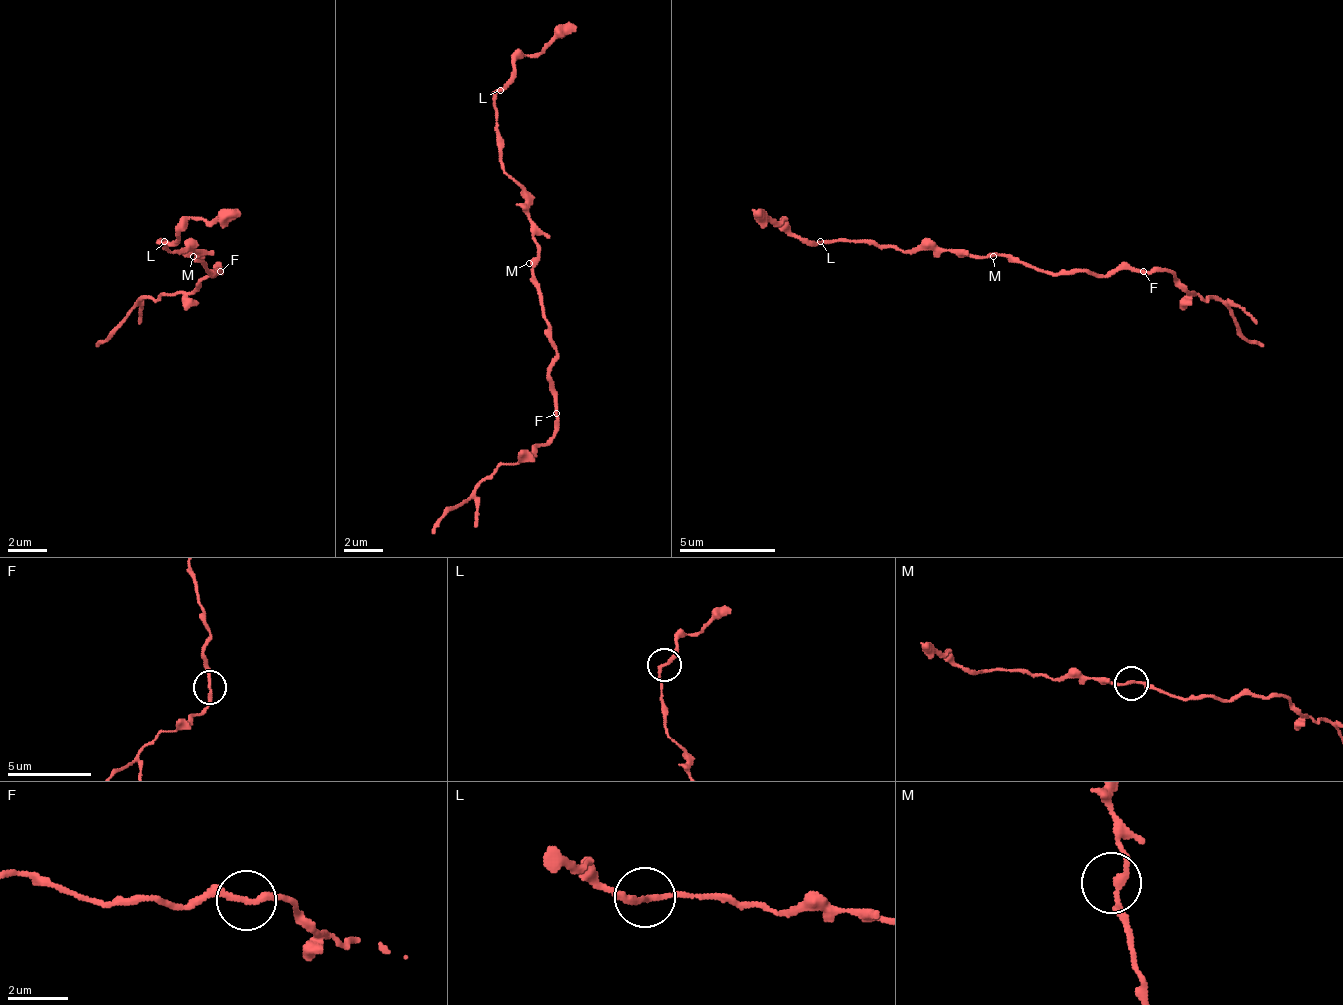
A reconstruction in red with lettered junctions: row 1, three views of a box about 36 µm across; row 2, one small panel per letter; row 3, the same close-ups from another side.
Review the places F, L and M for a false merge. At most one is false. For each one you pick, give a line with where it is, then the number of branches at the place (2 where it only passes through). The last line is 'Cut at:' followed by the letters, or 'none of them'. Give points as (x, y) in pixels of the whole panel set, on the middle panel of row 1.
F: Place: (556, 413). Branches: 2
Cut at: F

